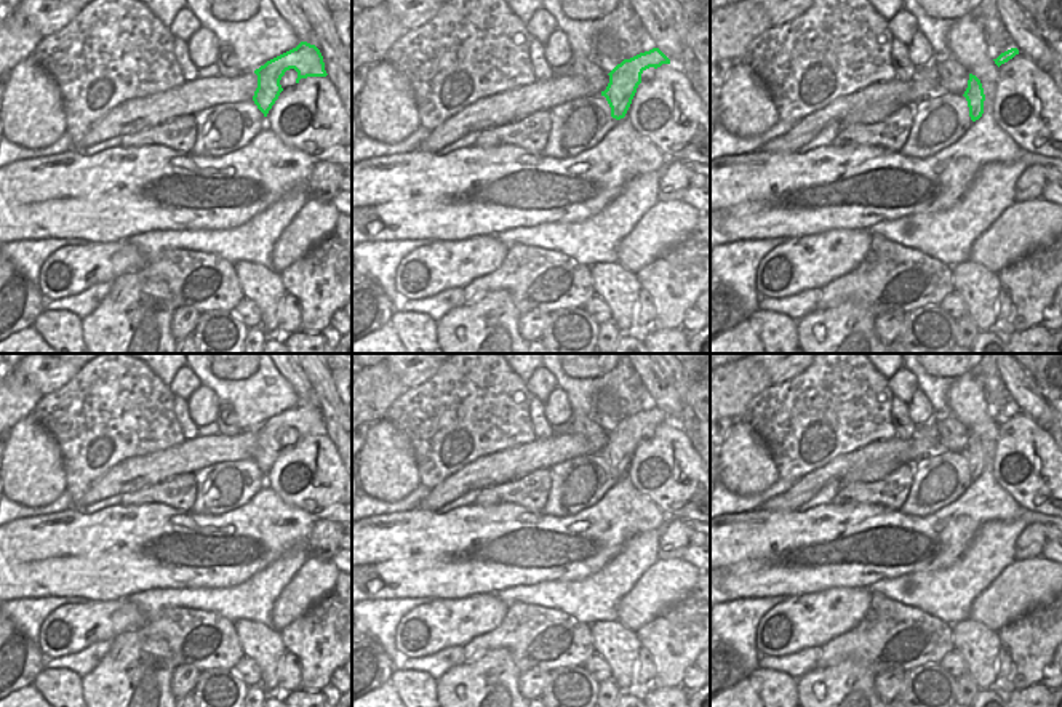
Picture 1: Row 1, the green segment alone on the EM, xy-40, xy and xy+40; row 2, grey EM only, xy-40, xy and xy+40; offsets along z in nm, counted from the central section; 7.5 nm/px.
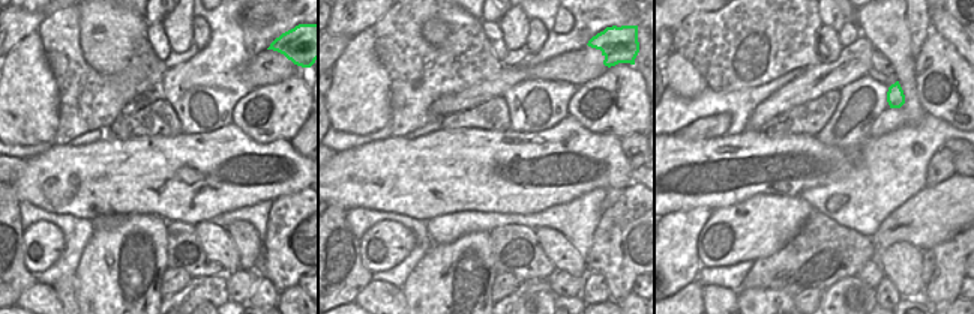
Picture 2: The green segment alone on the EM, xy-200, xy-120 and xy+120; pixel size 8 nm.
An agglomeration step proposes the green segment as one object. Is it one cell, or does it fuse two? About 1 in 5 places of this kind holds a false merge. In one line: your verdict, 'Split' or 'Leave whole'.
Leave whole

